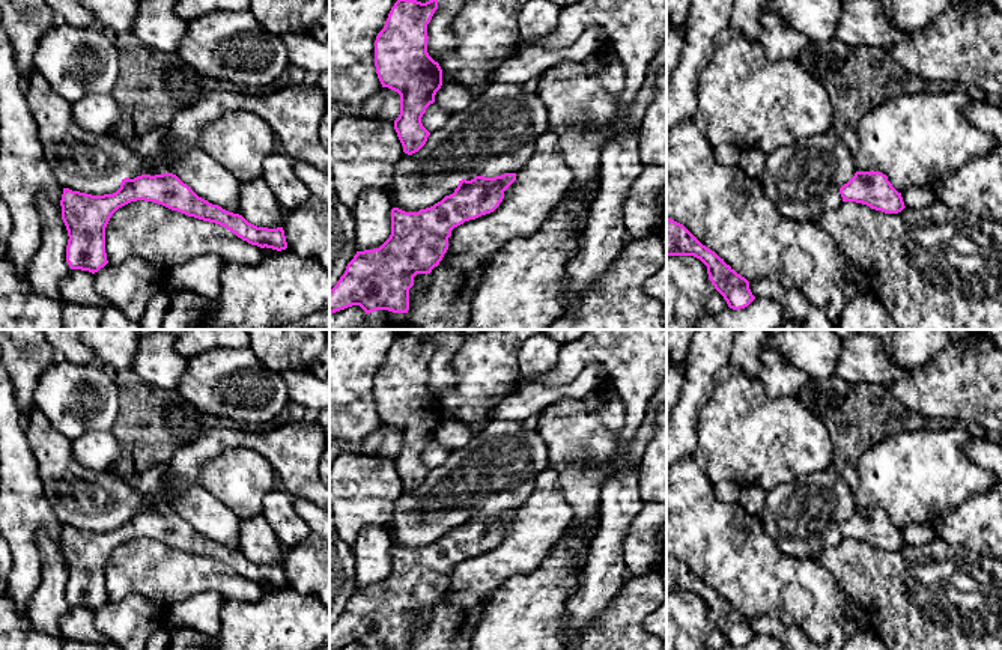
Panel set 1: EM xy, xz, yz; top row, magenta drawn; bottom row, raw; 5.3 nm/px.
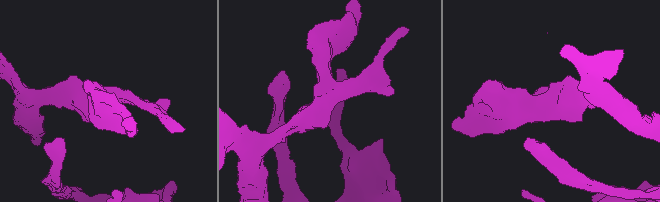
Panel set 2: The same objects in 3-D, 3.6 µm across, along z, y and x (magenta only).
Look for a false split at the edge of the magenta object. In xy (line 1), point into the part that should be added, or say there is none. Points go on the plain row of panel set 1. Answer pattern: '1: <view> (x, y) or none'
1: none

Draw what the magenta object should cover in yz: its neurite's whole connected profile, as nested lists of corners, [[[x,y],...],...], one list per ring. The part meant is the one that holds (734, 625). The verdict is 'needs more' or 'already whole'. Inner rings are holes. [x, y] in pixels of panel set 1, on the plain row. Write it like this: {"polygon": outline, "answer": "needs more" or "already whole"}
{"polygon": [[[666,555],[668,593],[694,593],[700,596],[707,603],[709,617],[730,645],[745,645],[755,636],[745,614],[737,611],[715,588],[703,582],[683,561],[671,555]]], "answer": "already whole"}

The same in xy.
{"polygon": [[[173,510],[141,512],[122,516],[120,525],[113,531],[92,533],[63,525],[60,543],[69,573],[66,599],[71,606],[95,611],[108,600],[105,564],[119,545],[137,537],[153,539],[188,554],[220,561],[260,585],[277,588],[287,585],[283,564],[257,564],[242,552],[199,534]]], "answer": "already whole"}

